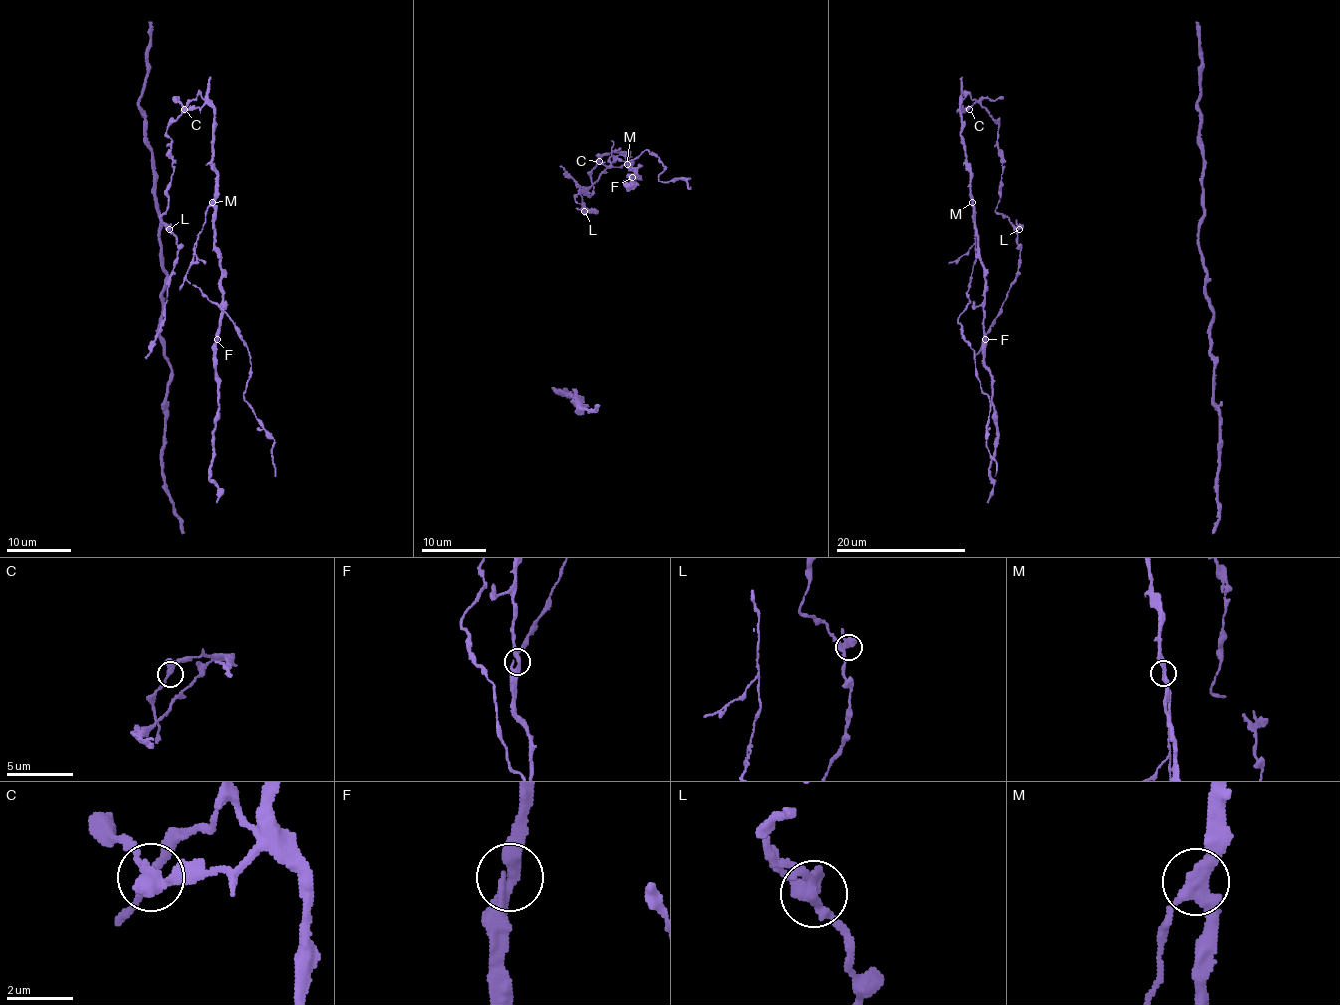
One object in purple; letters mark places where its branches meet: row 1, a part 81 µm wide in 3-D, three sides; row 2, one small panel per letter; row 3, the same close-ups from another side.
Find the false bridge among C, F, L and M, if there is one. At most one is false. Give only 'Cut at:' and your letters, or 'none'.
Cut at: M

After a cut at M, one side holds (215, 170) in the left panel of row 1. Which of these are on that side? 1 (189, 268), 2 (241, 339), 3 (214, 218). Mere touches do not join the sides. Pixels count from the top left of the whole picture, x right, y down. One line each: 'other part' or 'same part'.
1: other part
2: other part
3: same part

